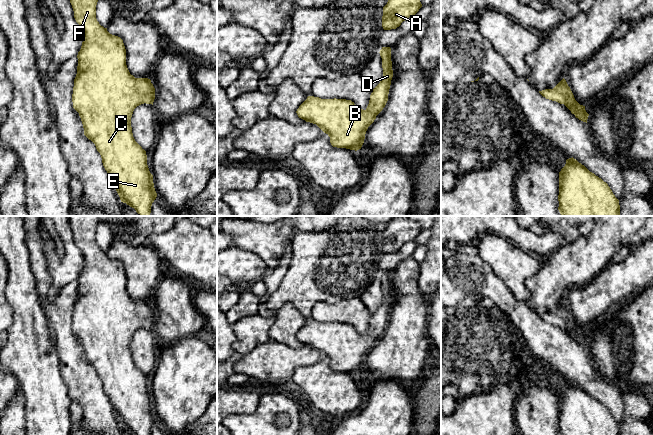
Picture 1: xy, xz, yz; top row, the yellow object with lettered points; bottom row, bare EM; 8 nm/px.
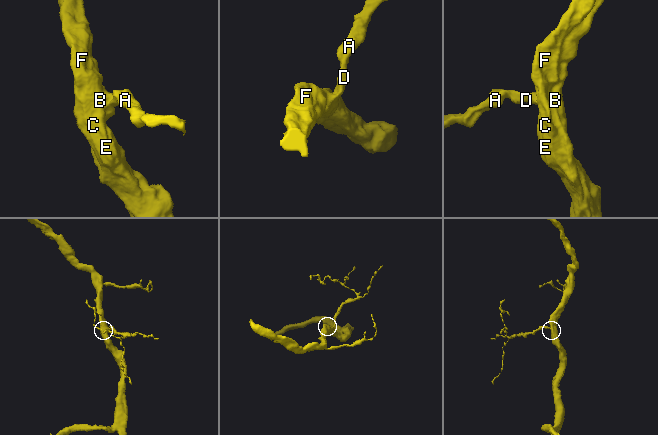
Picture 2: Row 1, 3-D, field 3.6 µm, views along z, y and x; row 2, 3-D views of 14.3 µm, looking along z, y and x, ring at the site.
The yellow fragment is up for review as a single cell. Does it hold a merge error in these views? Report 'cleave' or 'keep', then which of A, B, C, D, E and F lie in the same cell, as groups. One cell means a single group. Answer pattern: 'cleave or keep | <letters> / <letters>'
keep | A B C D E F

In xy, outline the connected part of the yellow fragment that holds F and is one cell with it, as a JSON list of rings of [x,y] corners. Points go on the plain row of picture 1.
[[[67,216],[74,235],[74,242],[80,249],[84,260],[78,276],[77,298],[74,303],[72,318],[73,332],[79,337],[84,359],[91,364],[100,377],[102,387],[107,395],[121,426],[126,427],[136,435],[151,435],[151,430],[157,421],[154,412],[153,399],[147,389],[146,375],[135,365],[131,351],[131,341],[134,333],[141,328],[152,328],[155,323],[155,312],[148,302],[135,302],[126,289],[126,273],[123,264],[110,258],[107,252],[96,243],[96,229],[99,216]]]

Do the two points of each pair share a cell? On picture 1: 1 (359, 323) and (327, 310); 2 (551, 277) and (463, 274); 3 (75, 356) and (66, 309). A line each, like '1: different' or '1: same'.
1: same
2: different
3: same

